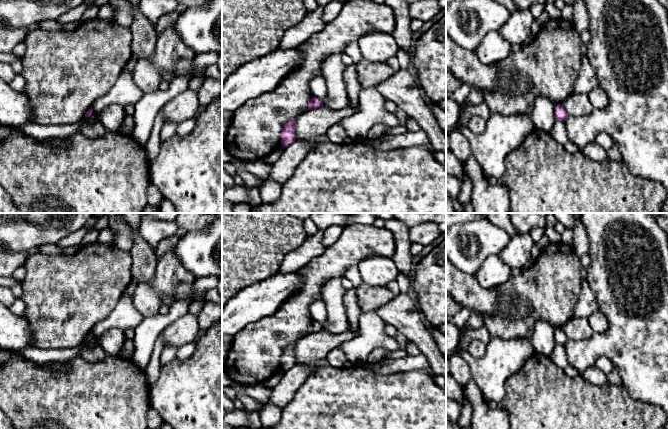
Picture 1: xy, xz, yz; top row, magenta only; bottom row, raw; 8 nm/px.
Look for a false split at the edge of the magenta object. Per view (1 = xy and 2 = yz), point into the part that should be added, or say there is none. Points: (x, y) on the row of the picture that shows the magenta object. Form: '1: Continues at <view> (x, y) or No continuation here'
1: No continuation here
2: No continuation here

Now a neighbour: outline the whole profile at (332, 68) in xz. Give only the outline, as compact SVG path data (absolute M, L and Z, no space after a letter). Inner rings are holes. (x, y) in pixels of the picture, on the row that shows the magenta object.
M333 54L326 58L321 65L321 75L325 79L328 89L328 96L323 105L331 110L341 110L349 106L343 78L345 67L339 54Z

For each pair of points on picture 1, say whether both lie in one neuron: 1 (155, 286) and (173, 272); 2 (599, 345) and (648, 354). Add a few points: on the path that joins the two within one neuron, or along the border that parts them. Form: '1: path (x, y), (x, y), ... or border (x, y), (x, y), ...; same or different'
1: path (159, 285), (169, 276); same
2: path (611, 345), (636, 345); same

